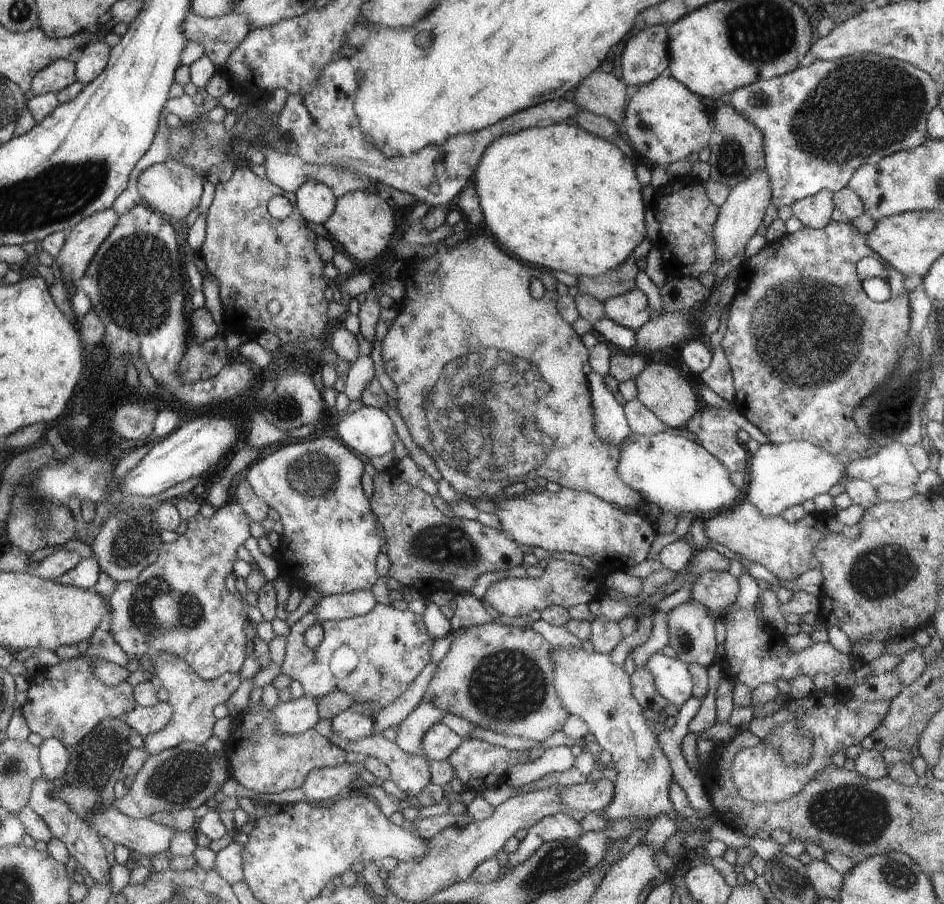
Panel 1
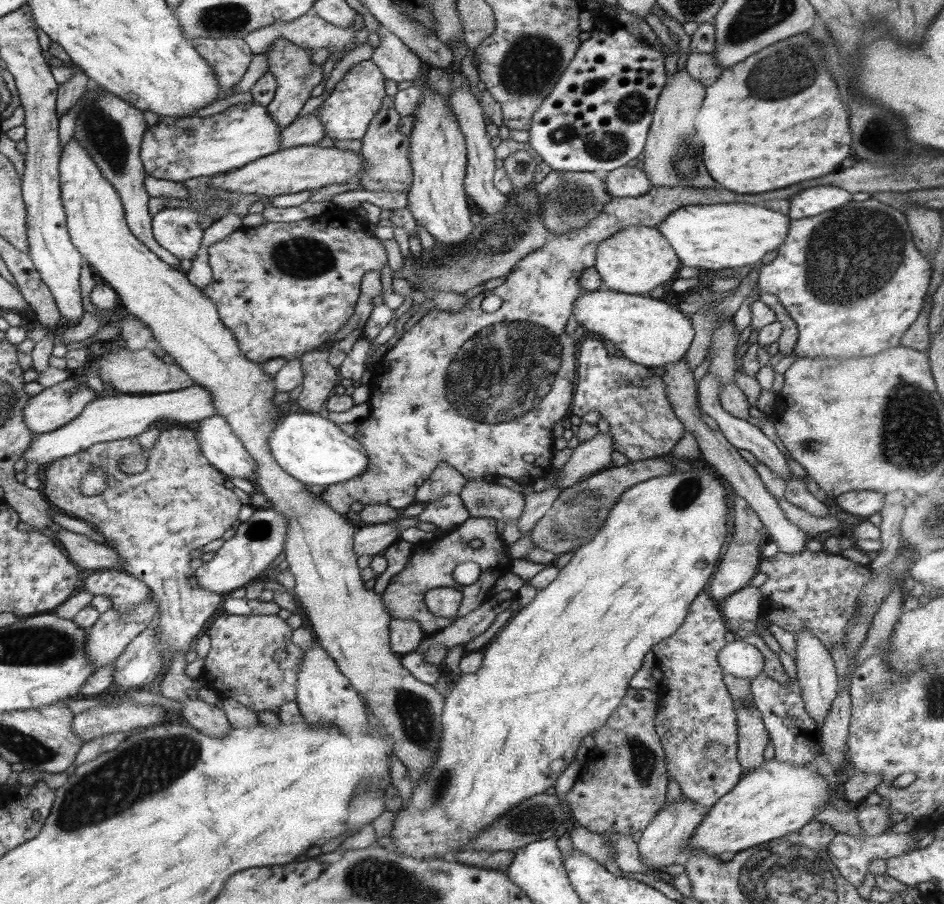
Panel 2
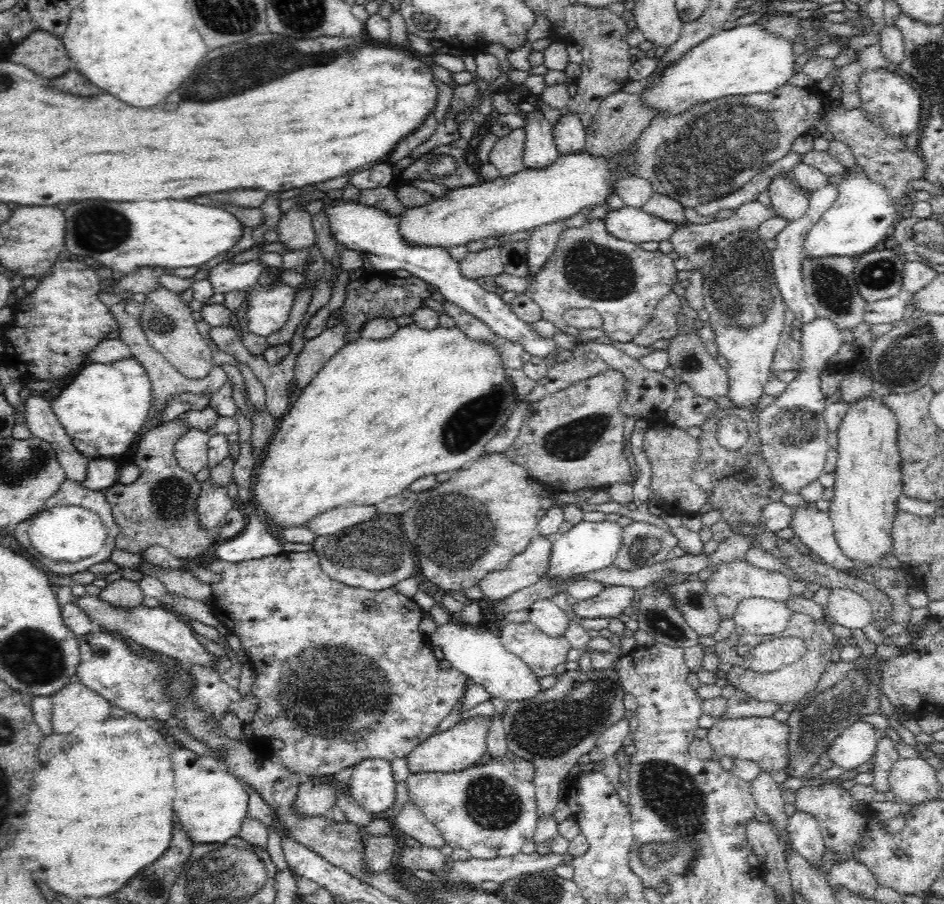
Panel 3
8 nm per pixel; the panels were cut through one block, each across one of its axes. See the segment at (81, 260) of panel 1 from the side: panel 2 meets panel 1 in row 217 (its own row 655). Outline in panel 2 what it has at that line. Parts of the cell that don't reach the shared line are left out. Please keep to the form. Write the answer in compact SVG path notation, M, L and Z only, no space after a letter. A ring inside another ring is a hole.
M153 594L127 612L119 612L115 608L103 612L97 618L97 622L87 630L87 656L93 660L93 664L99 670L99 666L105 666L105 664L117 660L143 630L147 630L149 626L155 624L157 618L159 618L159 604L157 604L157 598L153 598Z

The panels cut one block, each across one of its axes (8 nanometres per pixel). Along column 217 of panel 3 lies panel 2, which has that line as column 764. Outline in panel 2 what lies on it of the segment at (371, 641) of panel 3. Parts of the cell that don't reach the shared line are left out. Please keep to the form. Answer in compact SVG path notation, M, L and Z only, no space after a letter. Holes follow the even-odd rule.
M809 550L799 556L777 552L771 558L761 558L759 572L767 574L767 580L759 586L763 594L759 614L787 632L797 632L807 626L827 650L833 644L841 644L845 638L847 622L857 610L859 592L871 580L871 570L867 566L859 566L839 554Z

